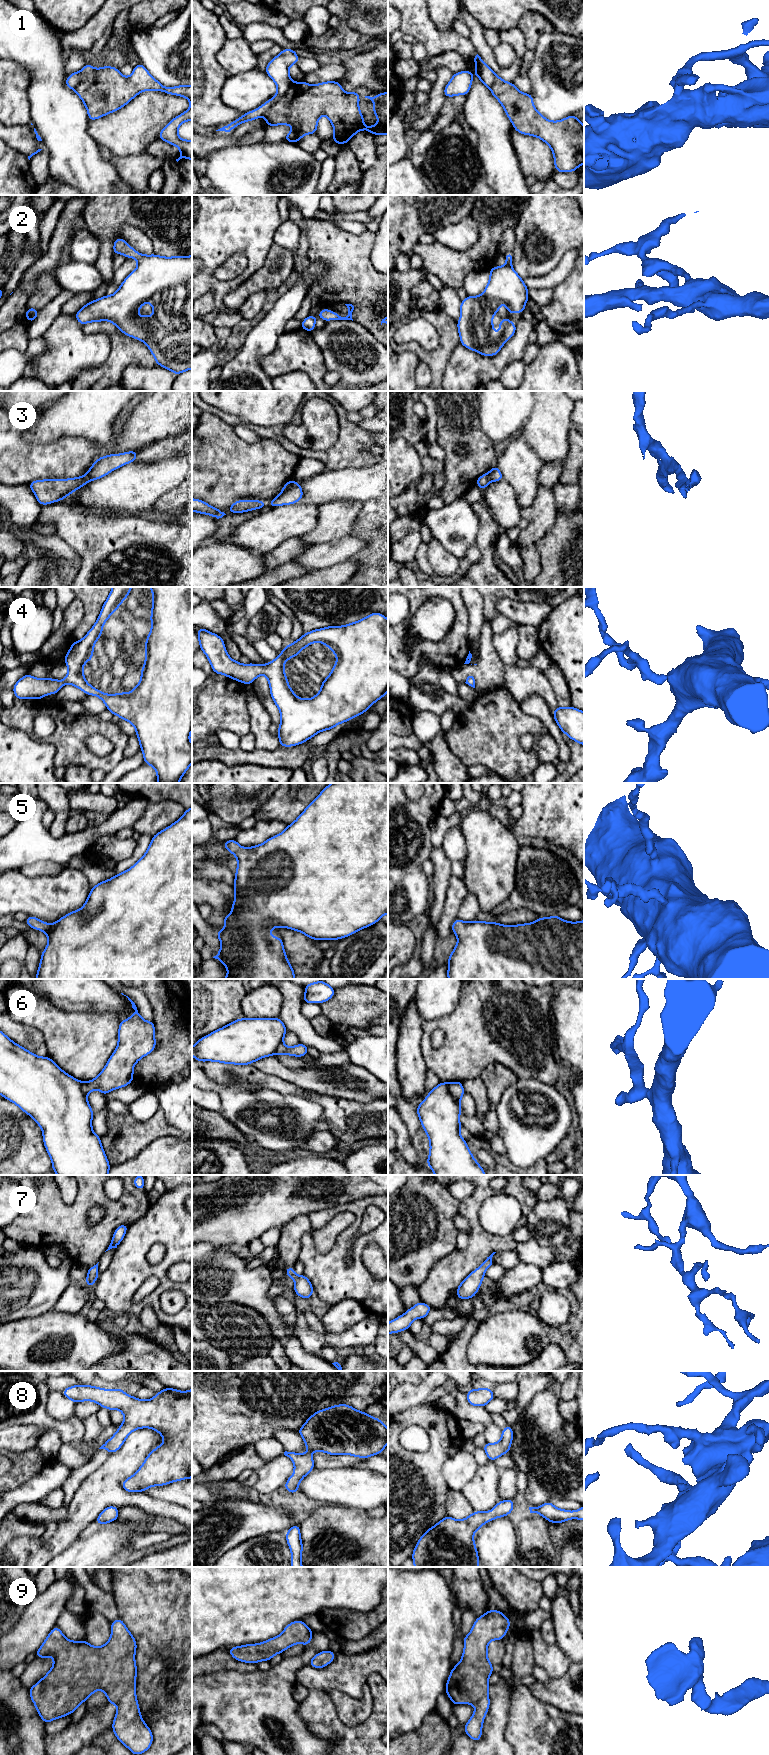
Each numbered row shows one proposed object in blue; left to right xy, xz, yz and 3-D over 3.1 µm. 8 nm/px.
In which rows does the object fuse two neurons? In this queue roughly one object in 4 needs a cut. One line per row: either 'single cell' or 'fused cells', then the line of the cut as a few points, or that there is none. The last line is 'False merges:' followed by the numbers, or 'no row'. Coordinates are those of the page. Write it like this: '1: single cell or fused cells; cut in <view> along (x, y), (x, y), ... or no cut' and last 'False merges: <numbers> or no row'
1: fused cells; cut in xz along (292, 81), (289, 88), (262, 115)
2: single cell; no cut
3: single cell; no cut
4: single cell; no cut
5: single cell; no cut
6: fused cells; cut in yz along (449, 1083), (451, 1093), (459, 1100)
7: single cell; no cut
8: single cell; no cut
9: single cell; no cut
False merges: 1, 6

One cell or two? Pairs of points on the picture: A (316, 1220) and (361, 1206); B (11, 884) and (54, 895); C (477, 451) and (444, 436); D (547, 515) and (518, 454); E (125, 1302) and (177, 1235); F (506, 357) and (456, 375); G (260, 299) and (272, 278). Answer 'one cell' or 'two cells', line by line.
A: one cell
B: one cell
C: one cell
D: two cells
E: one cell
F: one cell
G: two cells

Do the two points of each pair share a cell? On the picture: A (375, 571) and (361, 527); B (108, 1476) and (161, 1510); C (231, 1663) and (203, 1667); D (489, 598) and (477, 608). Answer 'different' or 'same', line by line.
A: same
B: same
C: same
D: different

